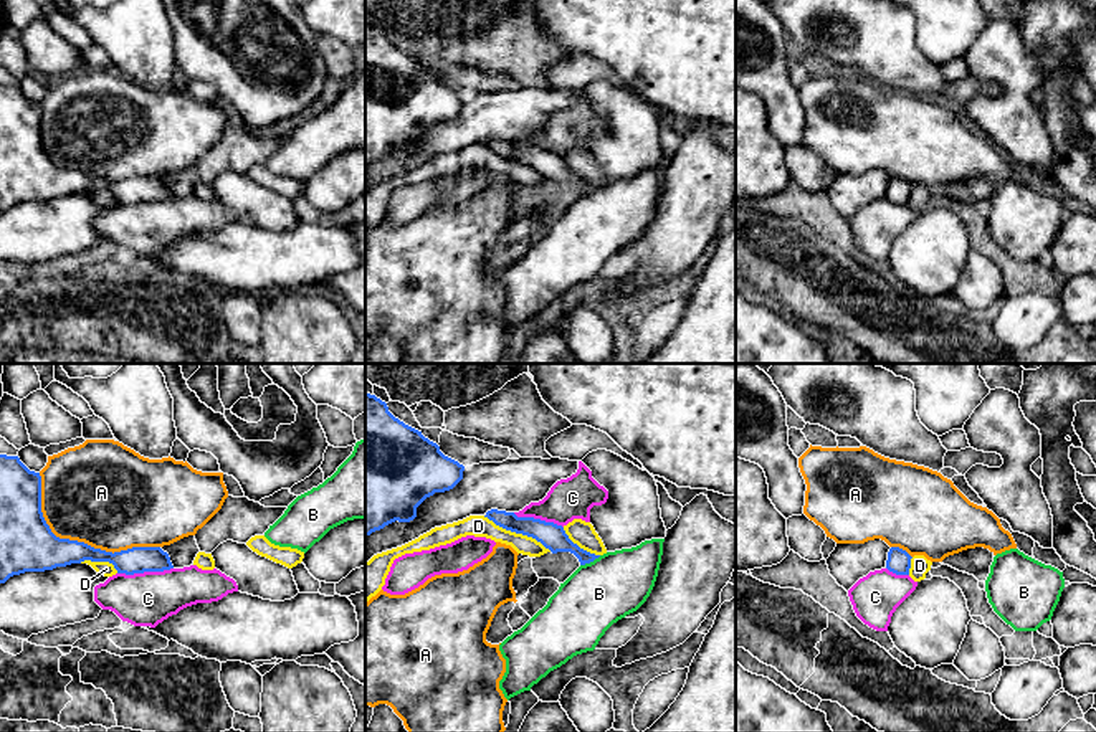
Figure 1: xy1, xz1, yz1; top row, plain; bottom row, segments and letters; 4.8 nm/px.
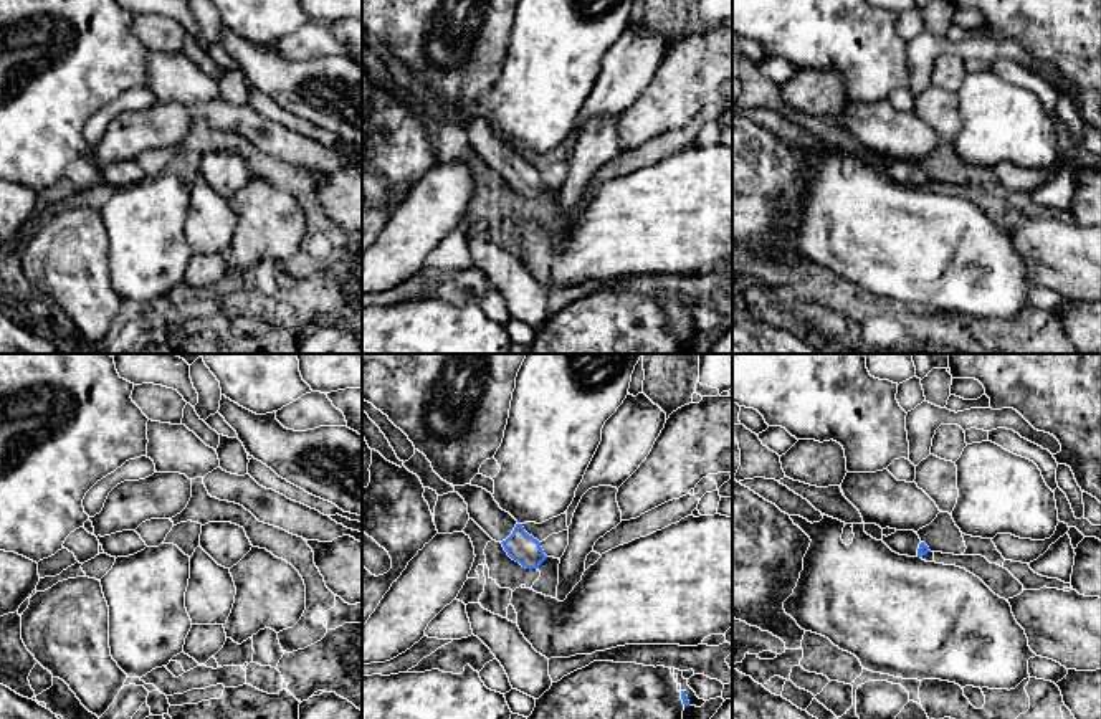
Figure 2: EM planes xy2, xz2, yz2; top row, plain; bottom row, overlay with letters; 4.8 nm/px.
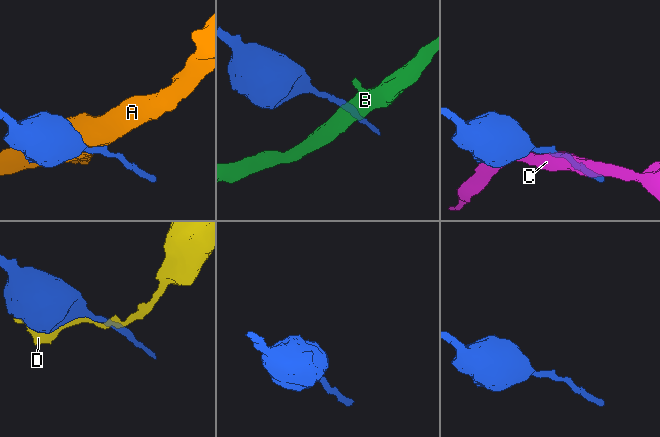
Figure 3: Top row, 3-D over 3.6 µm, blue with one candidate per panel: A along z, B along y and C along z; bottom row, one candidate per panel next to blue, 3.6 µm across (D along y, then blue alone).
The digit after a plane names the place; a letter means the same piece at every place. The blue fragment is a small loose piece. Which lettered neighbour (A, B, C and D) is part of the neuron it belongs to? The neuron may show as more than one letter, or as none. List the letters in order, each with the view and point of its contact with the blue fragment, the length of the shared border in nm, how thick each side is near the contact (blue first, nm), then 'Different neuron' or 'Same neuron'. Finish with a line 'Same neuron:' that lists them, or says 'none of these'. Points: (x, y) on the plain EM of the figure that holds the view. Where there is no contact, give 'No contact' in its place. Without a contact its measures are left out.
A: Touches blue at xy1 (76, 171). Shared border 700 nm. Thickness 280 nm (blue) against 500 nm. Different neuron
B: Touches blue at xz1 (590, 190). Shared border 120 nm. Thickness 120 nm (blue) against 320 nm. Different neuron
C: Touches blue at xy1 (144, 200). Shared border 280 nm. Thickness 130 nm (blue) against 260 nm. Different neuron
D: Touches blue at xz1 (518, 162). Shared border 380 nm. Thickness 120 nm (blue) against 110 nm. Different neuron
Same neuron: none of these

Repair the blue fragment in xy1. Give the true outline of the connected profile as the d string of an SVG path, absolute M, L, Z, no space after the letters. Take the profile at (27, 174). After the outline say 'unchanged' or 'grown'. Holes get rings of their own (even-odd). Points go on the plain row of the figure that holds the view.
M0 84L0 213L25 202L45 202L84 190L109 192L117 203L126 205L174 198L169 183L160 177L132 177L112 183L84 172L56 167L41 142L40 102L30 101L18 86Z; unchanged

